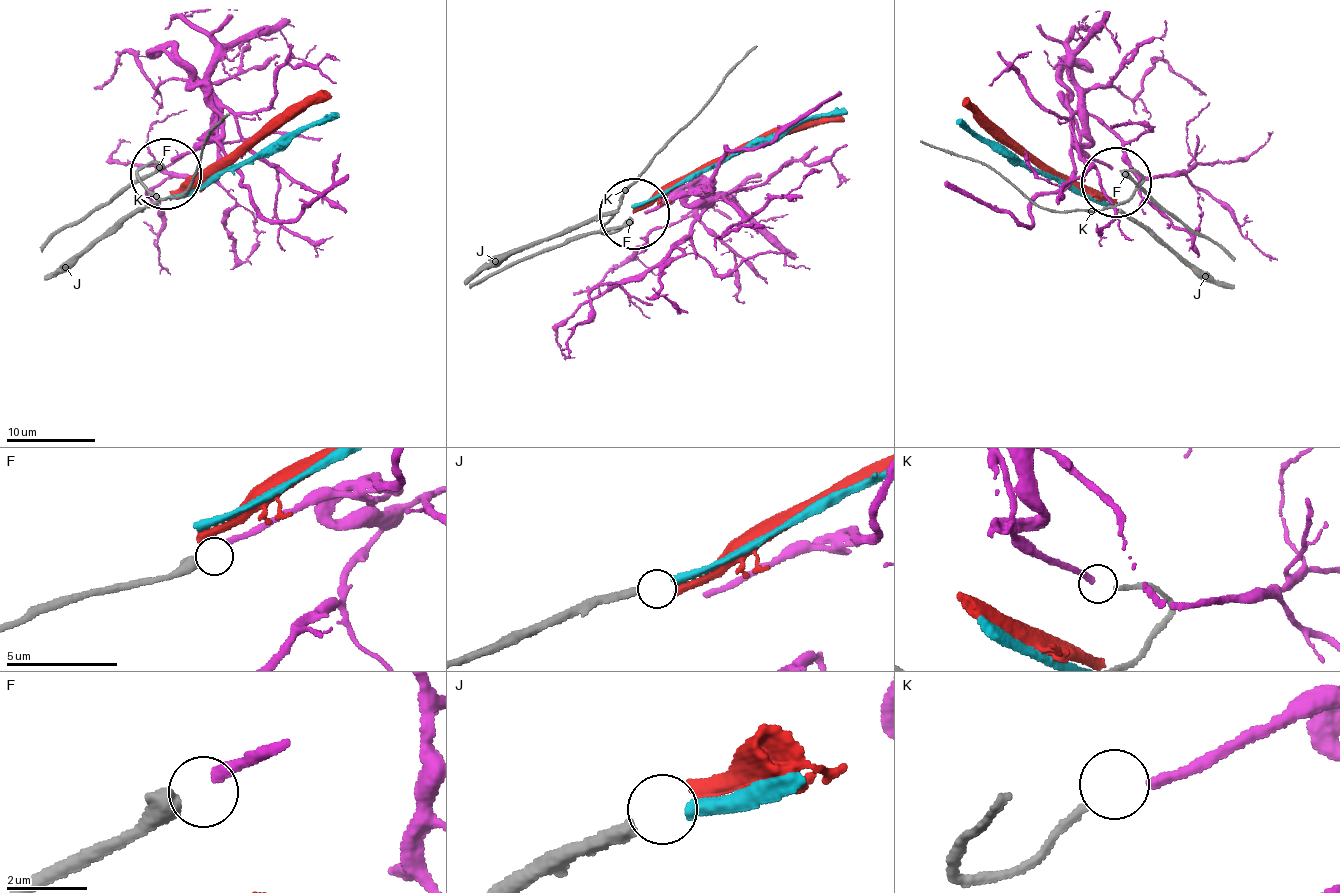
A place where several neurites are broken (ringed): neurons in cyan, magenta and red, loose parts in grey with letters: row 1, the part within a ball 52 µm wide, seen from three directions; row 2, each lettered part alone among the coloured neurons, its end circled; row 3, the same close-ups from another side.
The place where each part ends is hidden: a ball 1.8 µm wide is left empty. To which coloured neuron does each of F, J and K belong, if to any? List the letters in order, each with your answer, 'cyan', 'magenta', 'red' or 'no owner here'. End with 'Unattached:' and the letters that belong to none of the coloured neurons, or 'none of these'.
F: magenta
J: cyan
K: no owner here
Unattached: K

